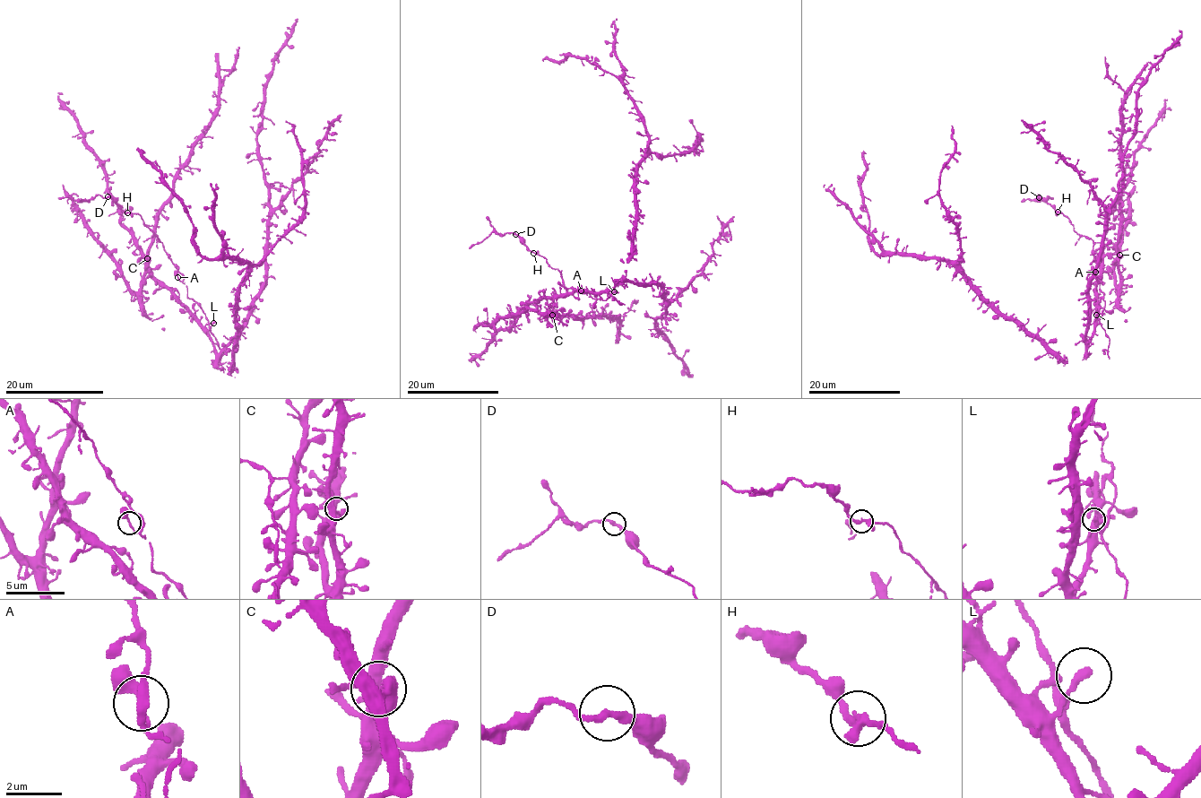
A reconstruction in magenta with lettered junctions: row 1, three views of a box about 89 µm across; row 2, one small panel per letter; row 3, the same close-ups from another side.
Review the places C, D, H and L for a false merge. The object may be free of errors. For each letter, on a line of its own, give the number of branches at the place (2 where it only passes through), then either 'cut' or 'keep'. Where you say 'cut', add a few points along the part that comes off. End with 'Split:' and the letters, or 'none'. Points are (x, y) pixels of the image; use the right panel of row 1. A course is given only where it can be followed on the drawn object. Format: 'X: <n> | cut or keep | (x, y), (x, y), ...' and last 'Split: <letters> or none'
C: 3 | keep
D: 2 | keep
H: 3 | keep
L: 2 | keep
Split: none

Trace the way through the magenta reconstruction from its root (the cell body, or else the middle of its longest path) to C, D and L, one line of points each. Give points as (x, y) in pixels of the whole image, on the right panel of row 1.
C: (1075, 344), (1080, 341), (1087, 343), (1093, 329), (1101, 251), (1105, 247), (1112, 255), (1119, 255)
D: (1075, 344), (1089, 341), (1103, 295), (1093, 242), (1077, 235), (1067, 216), (1039, 197)
L: (1075, 344), (1089, 341), (1096, 315)

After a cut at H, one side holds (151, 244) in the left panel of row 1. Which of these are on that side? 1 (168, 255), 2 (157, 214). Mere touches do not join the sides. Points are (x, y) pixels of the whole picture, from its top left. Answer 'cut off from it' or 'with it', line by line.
1: cut off from it
2: with it

